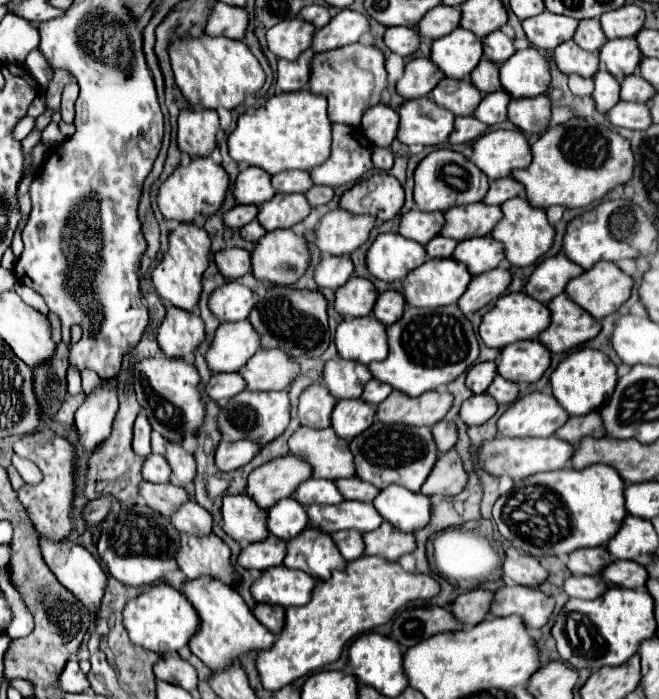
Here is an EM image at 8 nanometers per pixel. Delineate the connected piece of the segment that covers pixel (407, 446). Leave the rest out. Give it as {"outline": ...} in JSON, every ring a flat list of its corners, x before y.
{"outline":[[373,422,351,442,351,452,355,456,355,476,375,484,381,490,389,484,399,484,411,492,419,492,437,460,437,448,433,444,431,430,403,424,389,426]]}

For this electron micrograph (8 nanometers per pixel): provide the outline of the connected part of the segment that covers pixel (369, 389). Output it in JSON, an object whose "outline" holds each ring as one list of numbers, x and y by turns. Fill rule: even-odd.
{"outline":[[369,380,367,384,365,384,365,388,363,388,363,400,365,402,369,402,369,404,379,404,379,402,383,402,389,394,391,394,391,386,389,384,383,384,383,382,379,382,379,380]]}

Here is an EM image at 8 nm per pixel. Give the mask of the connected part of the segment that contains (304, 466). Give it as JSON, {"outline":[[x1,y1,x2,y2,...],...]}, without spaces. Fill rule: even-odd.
{"outline":[[287,454,255,468,247,480,247,494,259,508,267,510,277,500,291,496,293,490,307,478,311,478,309,464,299,456]]}

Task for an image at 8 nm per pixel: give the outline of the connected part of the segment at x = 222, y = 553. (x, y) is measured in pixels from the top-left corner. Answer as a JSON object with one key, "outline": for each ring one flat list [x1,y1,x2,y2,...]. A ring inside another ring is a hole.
{"outline":[[181,532,177,564,187,578,213,576,221,578,221,582,225,584,233,584,235,574,229,556,231,556,229,546,217,534,199,536]]}

